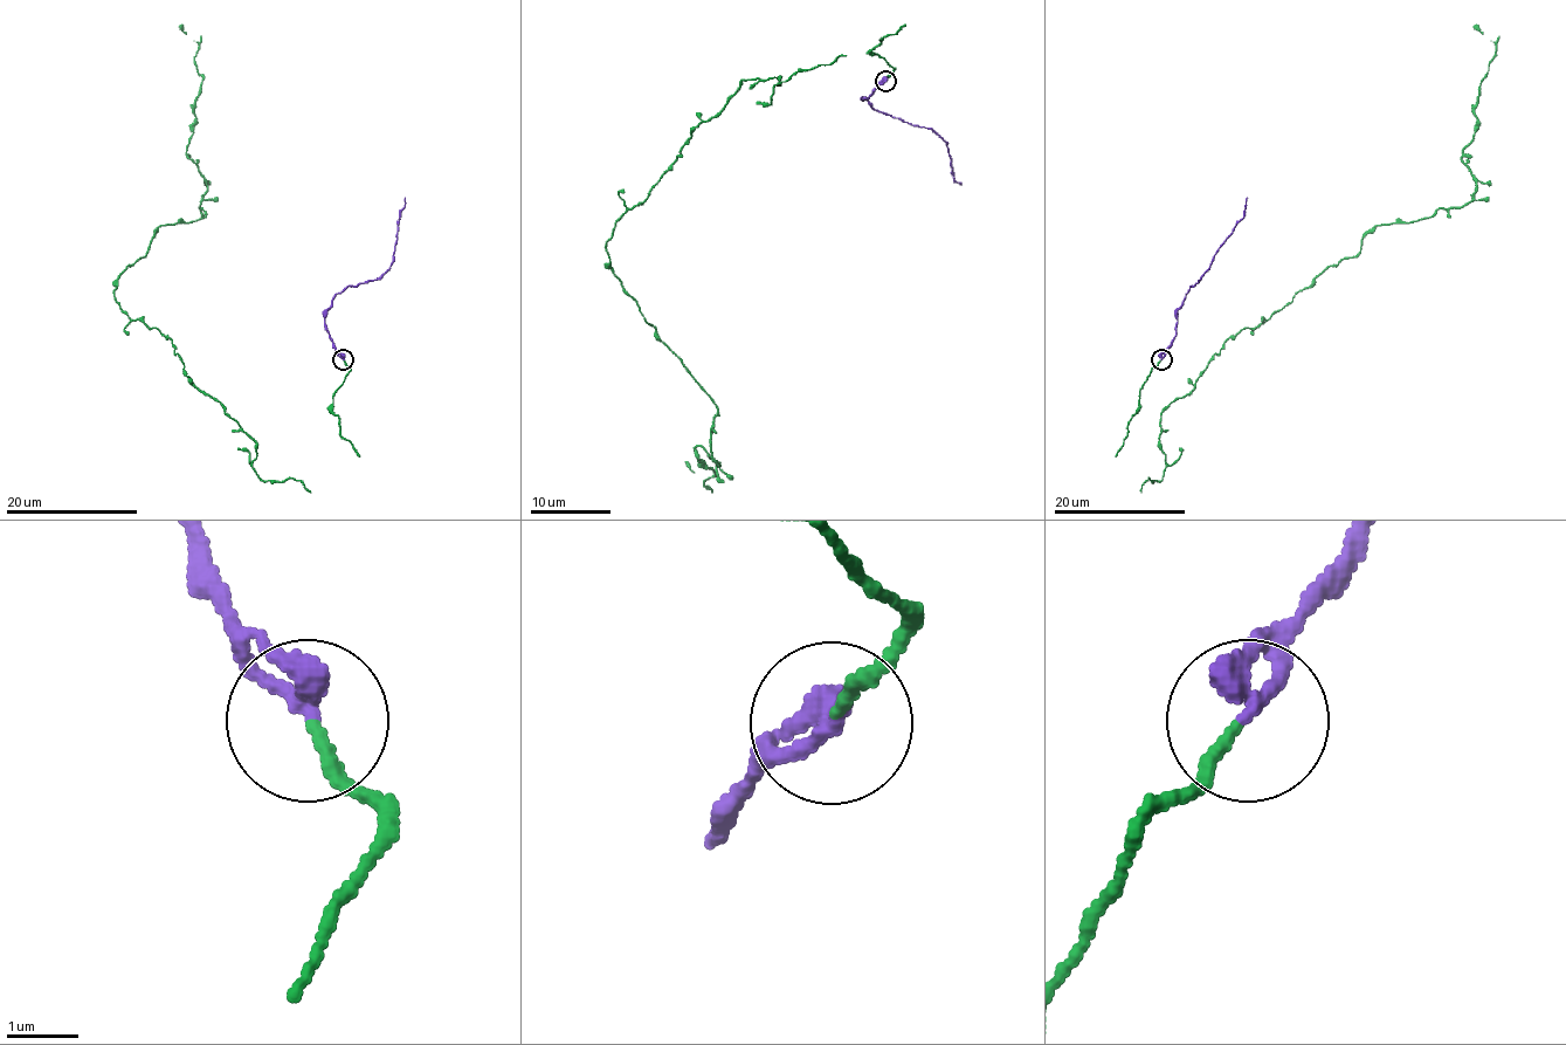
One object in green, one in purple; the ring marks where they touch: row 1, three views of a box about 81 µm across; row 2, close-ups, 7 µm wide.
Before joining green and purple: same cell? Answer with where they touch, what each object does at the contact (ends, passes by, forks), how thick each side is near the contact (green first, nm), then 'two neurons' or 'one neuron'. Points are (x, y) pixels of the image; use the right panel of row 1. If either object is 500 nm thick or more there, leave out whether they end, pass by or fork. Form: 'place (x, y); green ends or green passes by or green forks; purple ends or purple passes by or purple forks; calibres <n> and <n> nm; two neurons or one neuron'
place (1161, 359); green ends; purple ends; calibres 160 and 380 nm; one neuron

